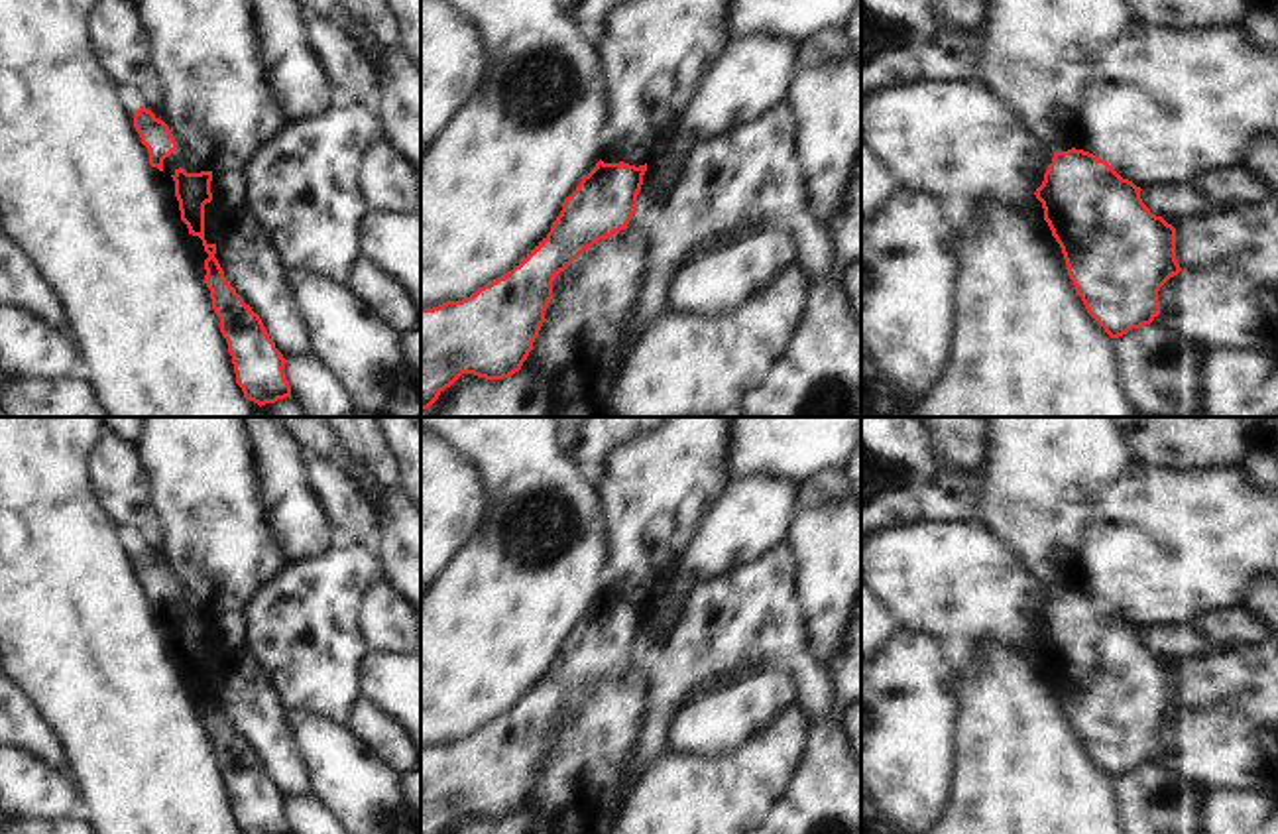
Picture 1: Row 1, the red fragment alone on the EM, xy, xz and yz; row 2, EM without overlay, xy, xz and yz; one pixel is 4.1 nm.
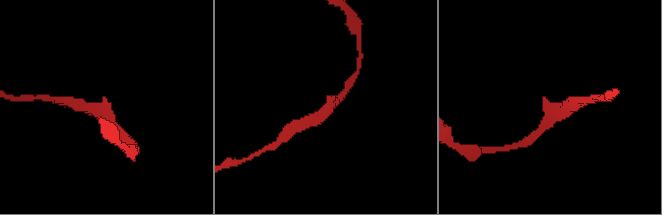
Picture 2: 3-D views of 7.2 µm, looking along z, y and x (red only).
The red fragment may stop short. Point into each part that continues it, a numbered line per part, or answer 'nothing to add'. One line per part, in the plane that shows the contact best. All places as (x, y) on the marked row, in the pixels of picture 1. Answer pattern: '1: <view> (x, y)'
nothing to add

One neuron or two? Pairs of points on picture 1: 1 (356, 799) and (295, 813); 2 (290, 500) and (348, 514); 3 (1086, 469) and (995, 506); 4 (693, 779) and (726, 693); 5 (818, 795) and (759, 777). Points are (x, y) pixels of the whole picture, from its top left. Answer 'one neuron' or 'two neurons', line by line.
1: two neurons
2: two neurons
3: one neuron
4: two neurons
5: two neurons

